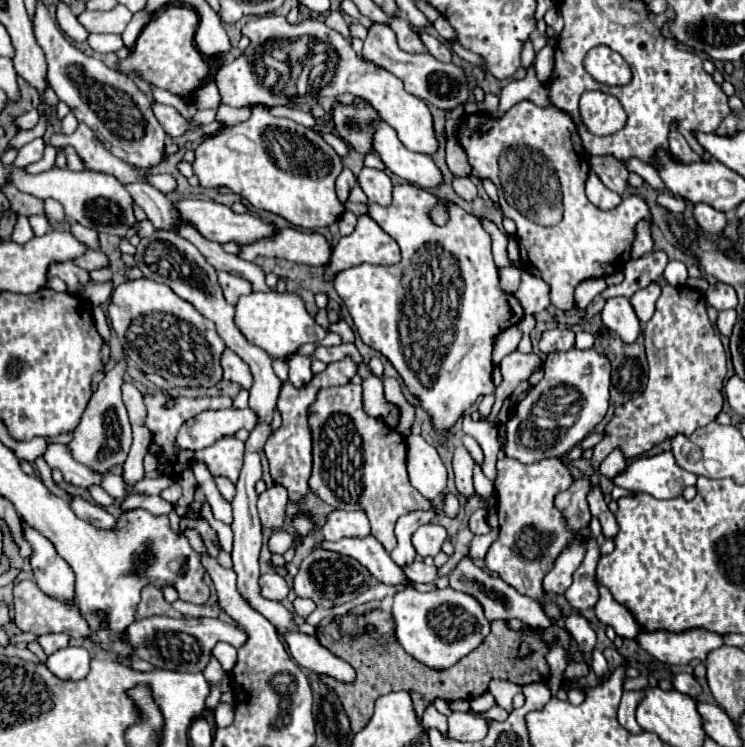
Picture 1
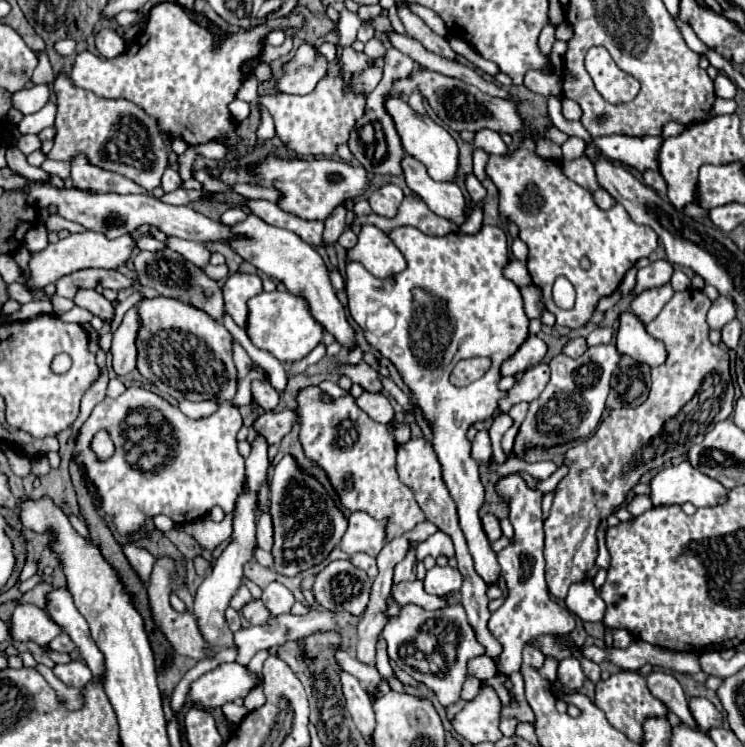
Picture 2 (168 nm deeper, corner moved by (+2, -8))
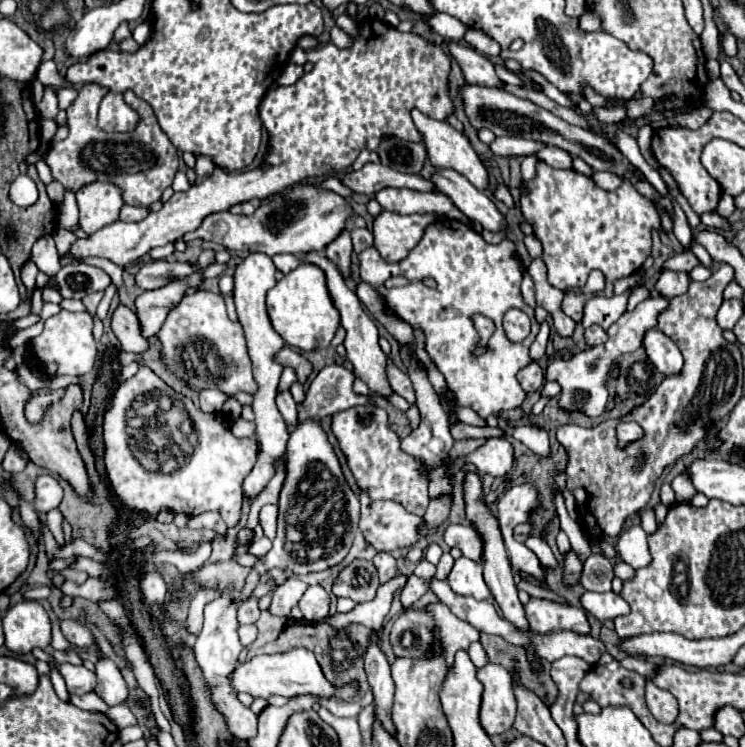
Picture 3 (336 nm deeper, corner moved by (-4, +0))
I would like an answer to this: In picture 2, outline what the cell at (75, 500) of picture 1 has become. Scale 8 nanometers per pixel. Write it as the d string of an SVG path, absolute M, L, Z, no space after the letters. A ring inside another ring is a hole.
M127 544L123 548L123 554L127 556L131 568L139 574L141 582L149 582L149 576L151 576L153 564L155 564L155 558L145 548L139 548L139 546L133 546L133 544Z

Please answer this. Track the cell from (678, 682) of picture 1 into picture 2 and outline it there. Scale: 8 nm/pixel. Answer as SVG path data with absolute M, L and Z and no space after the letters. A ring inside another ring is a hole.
M701 696L691 698L689 700L689 708L691 708L699 728L703 728L703 730L711 730L715 726L723 726L725 724L723 714L707 698L701 698Z

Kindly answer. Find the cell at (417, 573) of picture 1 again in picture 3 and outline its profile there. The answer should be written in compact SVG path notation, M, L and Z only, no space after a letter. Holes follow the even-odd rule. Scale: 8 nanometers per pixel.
M465 556L455 560L455 564L447 576L447 584L451 586L451 590L455 594L461 594L461 596L473 596L477 600L491 598L491 592L483 580L481 564L475 560L469 560Z

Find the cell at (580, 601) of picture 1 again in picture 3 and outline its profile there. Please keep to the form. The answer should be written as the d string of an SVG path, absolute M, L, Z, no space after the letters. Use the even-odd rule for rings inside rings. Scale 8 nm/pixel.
M583 592L581 606L601 622L603 620L613 620L613 618L629 612L629 604L615 592L605 592L605 594Z

